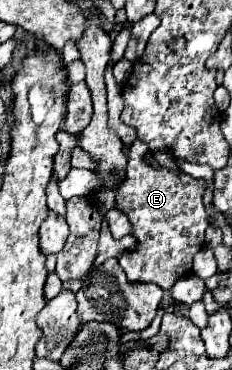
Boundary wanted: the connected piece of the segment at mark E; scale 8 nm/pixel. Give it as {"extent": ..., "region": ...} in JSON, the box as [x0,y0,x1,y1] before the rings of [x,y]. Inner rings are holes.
{"extent":[116,139,208,289],"region":[[[138,139],[128,151],[126,177],[116,191],[116,207],[128,215],[132,223],[132,235],[138,239],[138,247],[118,255],[122,269],[130,281],[156,283],[162,289],[170,289],[176,279],[192,271],[192,259],[204,245],[204,231],[208,227],[208,215],[202,205],[202,191],[206,181],[192,179],[186,173],[174,173],[164,167],[152,167],[142,161],[148,153]]]}

